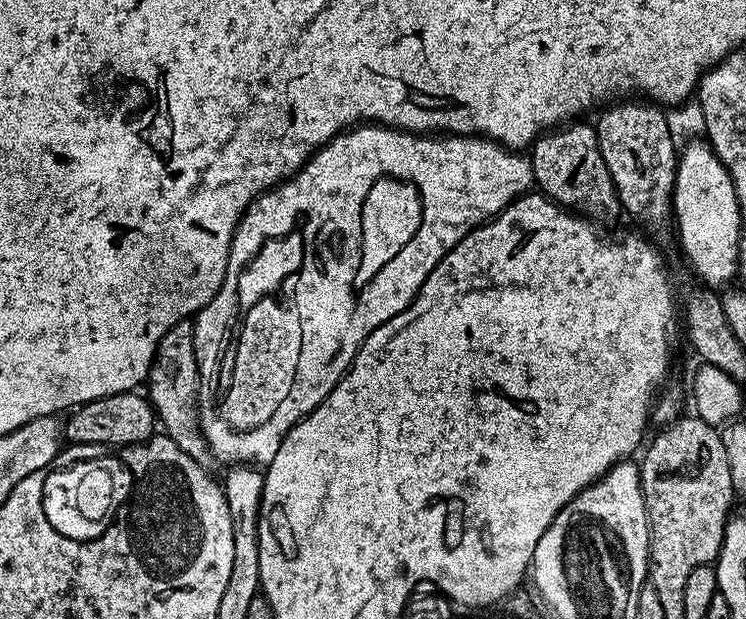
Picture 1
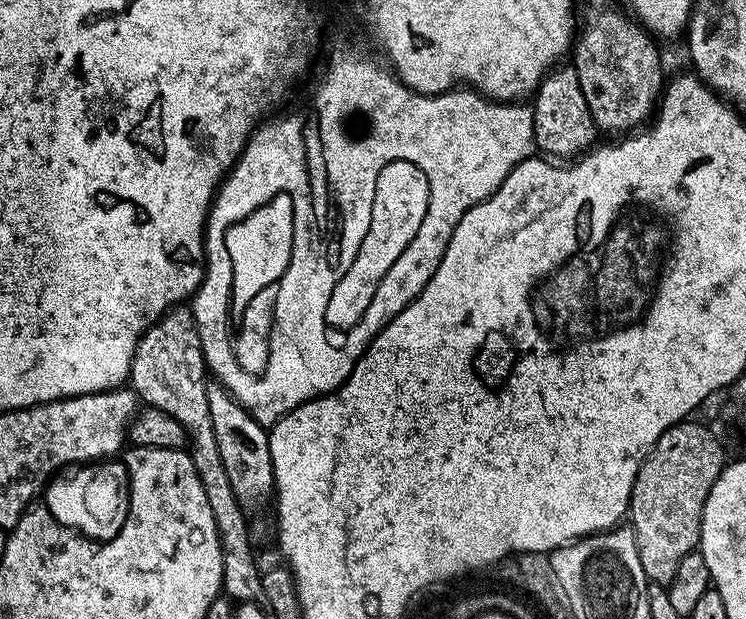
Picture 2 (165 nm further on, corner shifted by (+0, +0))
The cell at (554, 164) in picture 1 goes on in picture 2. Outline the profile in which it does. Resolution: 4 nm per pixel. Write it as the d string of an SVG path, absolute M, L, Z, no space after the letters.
M564 66L553 67L552 71L541 80L539 88L534 93L534 99L531 101L534 144L539 151L540 148L544 151L541 153L549 157L576 158L593 147L592 139L598 136L598 129L586 106L586 94L582 94L582 86L578 82L575 67L560 67Z

